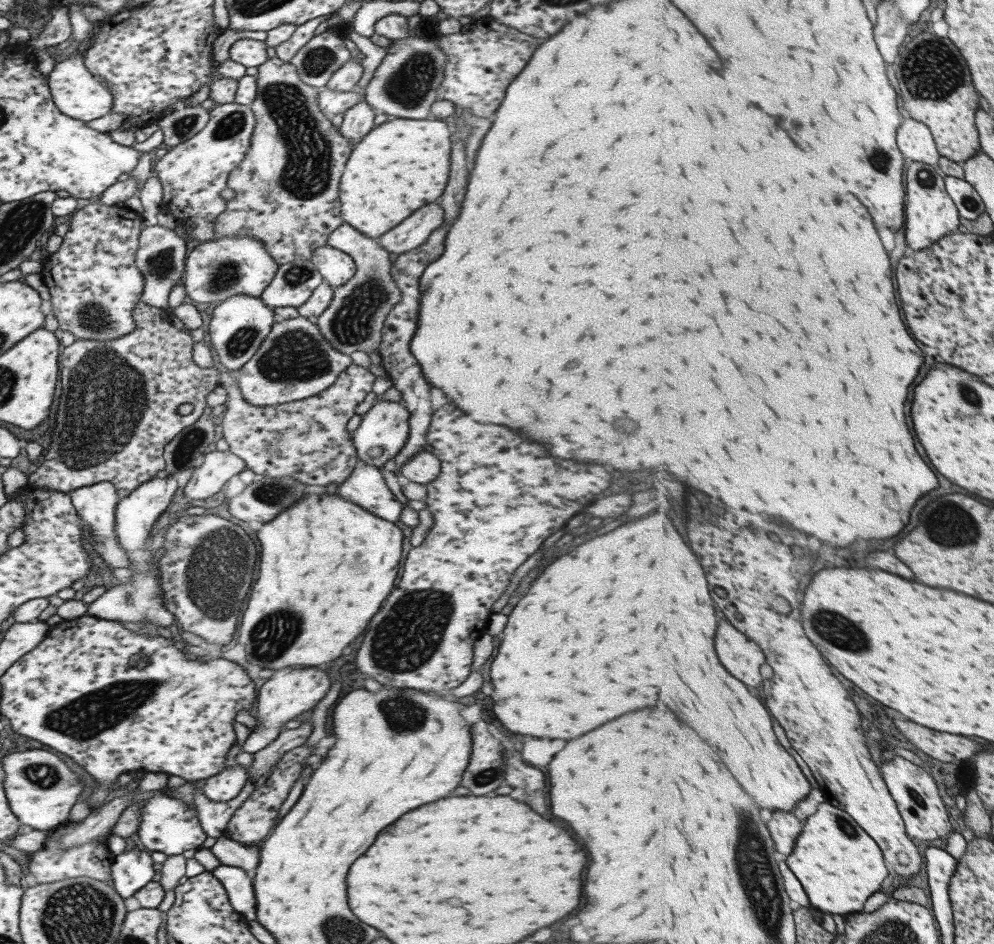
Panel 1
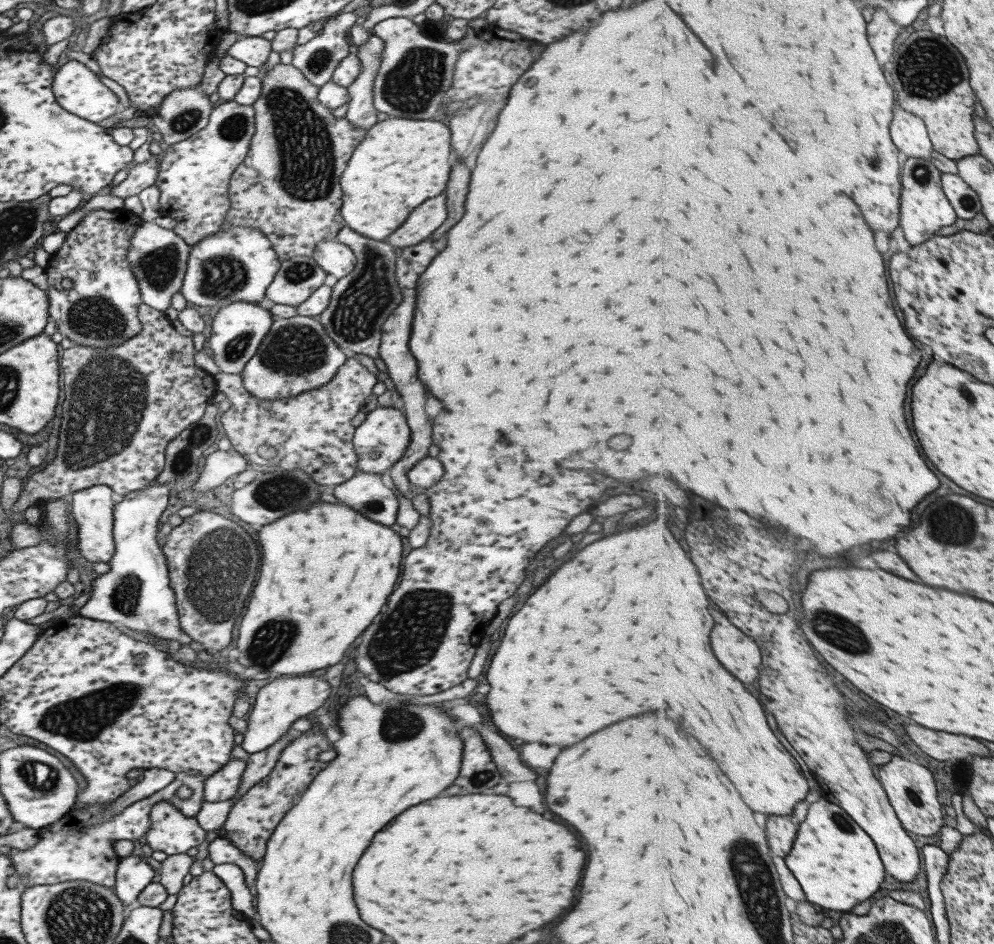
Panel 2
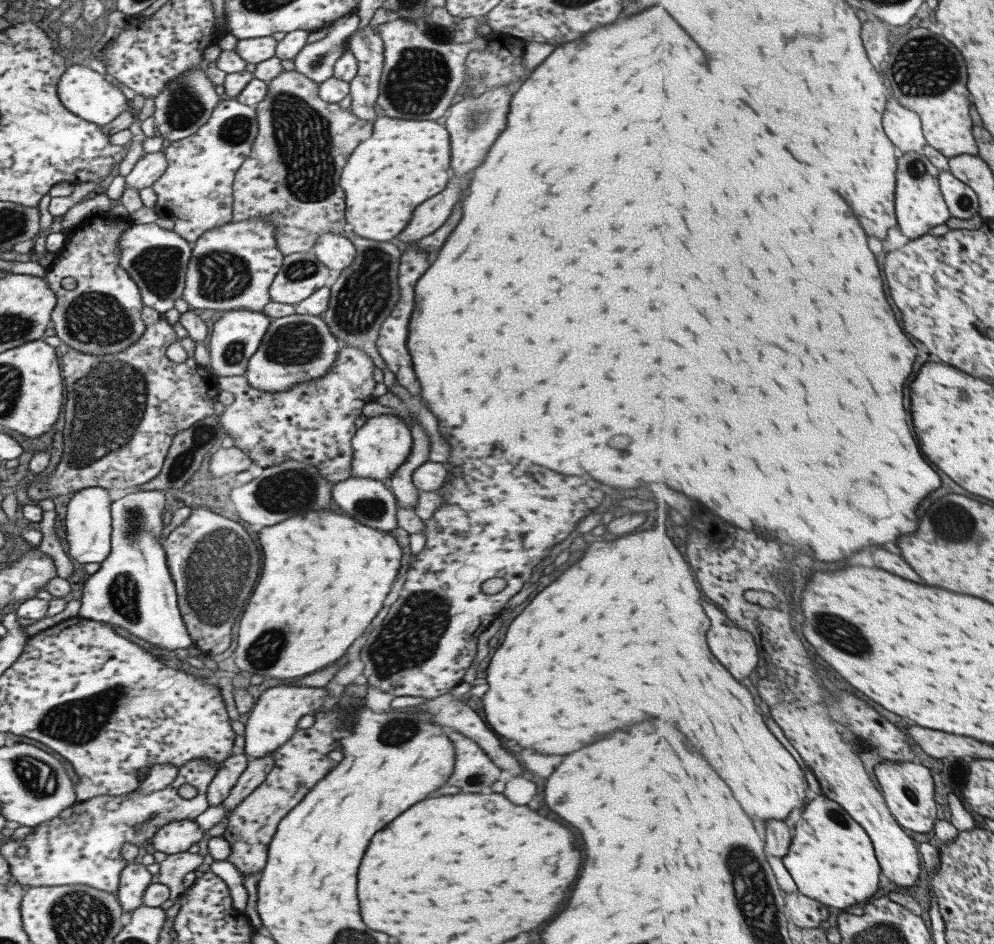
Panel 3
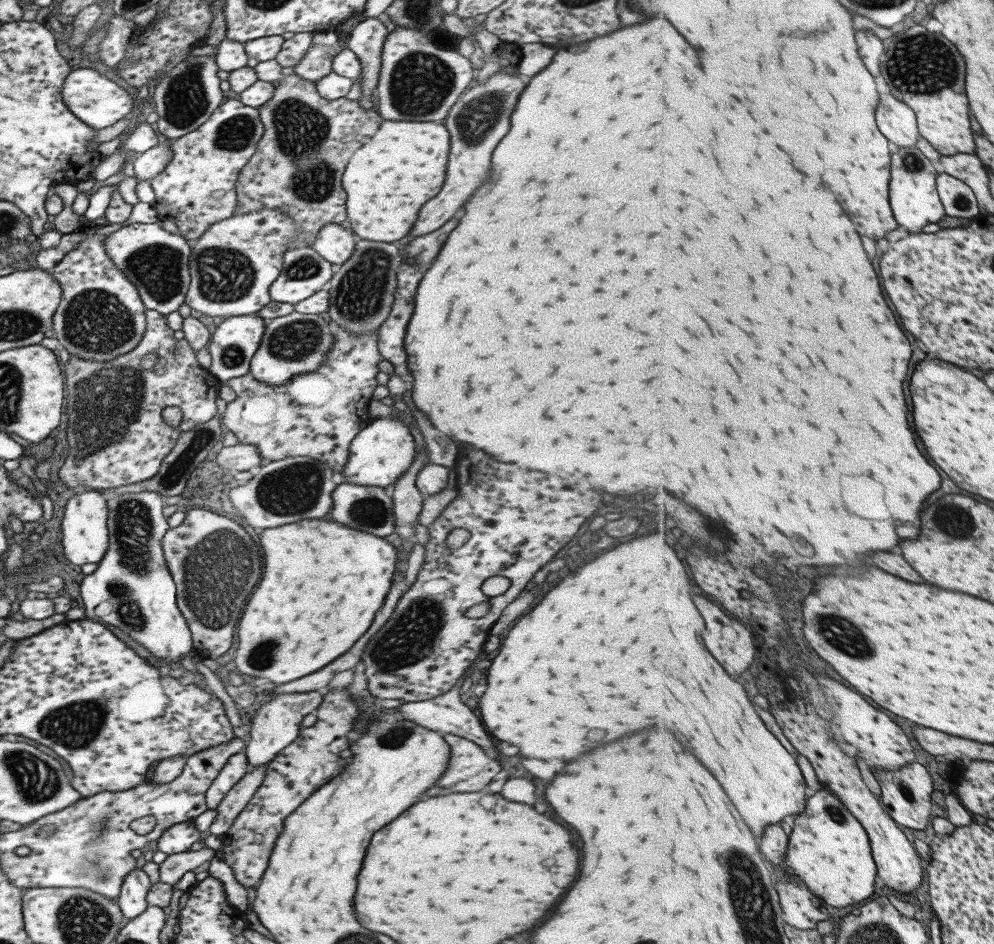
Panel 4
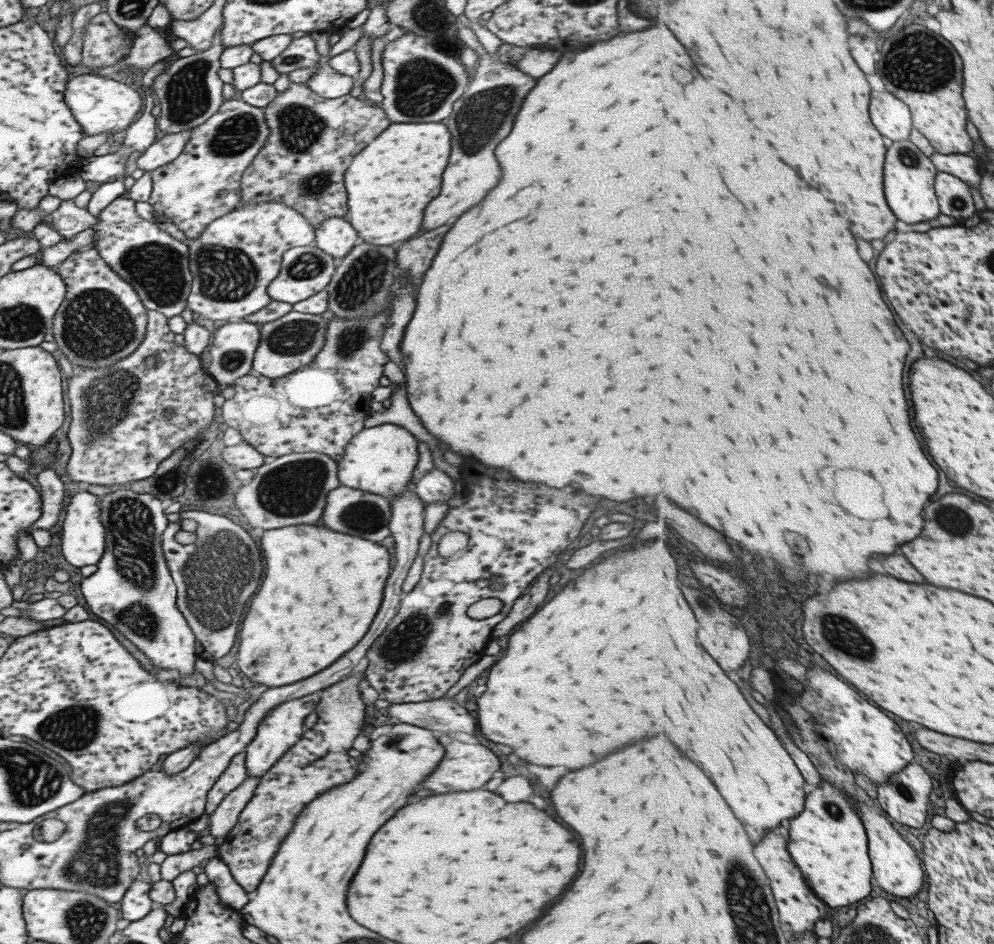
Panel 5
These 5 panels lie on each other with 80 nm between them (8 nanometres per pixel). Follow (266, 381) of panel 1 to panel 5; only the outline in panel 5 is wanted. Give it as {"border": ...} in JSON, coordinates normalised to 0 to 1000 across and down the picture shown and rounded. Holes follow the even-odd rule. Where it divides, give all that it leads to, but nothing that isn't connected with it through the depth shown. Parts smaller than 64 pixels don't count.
{"border":[[[293,329],[287,335],[261,344],[261,362],[254,379],[254,391],[275,403],[283,400],[308,386],[323,371],[327,360],[328,334]]]}

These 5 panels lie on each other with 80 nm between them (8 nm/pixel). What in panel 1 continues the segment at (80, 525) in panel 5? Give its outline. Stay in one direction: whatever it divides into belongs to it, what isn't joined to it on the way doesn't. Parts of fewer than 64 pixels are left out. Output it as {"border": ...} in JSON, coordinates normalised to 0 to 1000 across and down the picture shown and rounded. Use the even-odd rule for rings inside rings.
{"border":[[[108,510],[99,511],[90,515],[85,515],[67,521],[70,525],[70,533],[76,540],[76,543],[82,549],[85,556],[90,559],[90,574],[96,587],[100,587],[102,591],[114,602],[131,602],[134,595],[130,592],[128,586],[120,581],[116,574],[115,566],[115,540],[118,534],[118,525],[122,524],[117,517]]]}

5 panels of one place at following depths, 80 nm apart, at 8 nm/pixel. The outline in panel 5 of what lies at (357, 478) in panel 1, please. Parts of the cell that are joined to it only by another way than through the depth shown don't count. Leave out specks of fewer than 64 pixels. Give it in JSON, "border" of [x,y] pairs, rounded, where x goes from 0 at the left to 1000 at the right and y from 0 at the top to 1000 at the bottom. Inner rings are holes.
{"border":[[[342,513],[339,517],[329,522],[321,553],[325,553],[325,557],[329,557],[331,561],[345,564],[345,566],[357,566],[361,570],[367,570],[367,572],[380,575],[387,568],[392,568],[392,561],[389,557],[391,550],[392,533],[387,526]]]}

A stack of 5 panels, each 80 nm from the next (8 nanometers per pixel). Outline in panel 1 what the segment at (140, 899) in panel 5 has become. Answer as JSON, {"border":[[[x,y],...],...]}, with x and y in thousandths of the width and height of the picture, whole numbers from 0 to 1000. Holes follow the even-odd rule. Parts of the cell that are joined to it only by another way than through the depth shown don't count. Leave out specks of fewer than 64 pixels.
{"border":[[[137,897],[126,900],[113,909],[110,923],[114,943],[124,951],[137,946],[156,926],[150,901]]]}

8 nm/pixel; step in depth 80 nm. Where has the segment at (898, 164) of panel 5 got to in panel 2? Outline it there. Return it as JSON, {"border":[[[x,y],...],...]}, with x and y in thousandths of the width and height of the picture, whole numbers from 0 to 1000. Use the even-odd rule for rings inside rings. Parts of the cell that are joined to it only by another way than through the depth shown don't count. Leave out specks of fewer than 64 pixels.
{"border":[[[913,166],[907,179],[906,237],[909,250],[916,261],[930,258],[937,254],[947,242],[959,239],[963,235],[963,224],[952,207],[948,196],[950,183],[932,167]]]}

